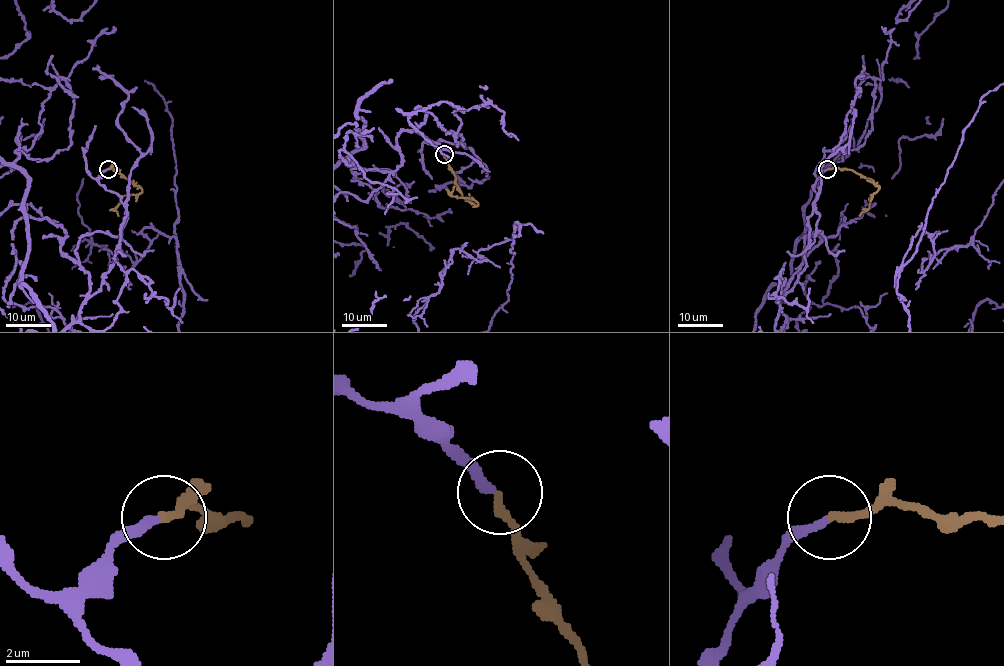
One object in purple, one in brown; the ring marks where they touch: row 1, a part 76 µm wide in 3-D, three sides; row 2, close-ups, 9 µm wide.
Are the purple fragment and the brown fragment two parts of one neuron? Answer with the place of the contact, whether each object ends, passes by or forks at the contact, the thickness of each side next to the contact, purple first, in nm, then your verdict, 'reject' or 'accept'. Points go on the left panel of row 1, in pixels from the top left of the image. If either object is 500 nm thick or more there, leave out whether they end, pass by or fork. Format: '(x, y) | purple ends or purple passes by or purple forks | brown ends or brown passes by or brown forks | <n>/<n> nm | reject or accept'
(108, 169) | purple ends | brown ends | 240/220 nm | accept

